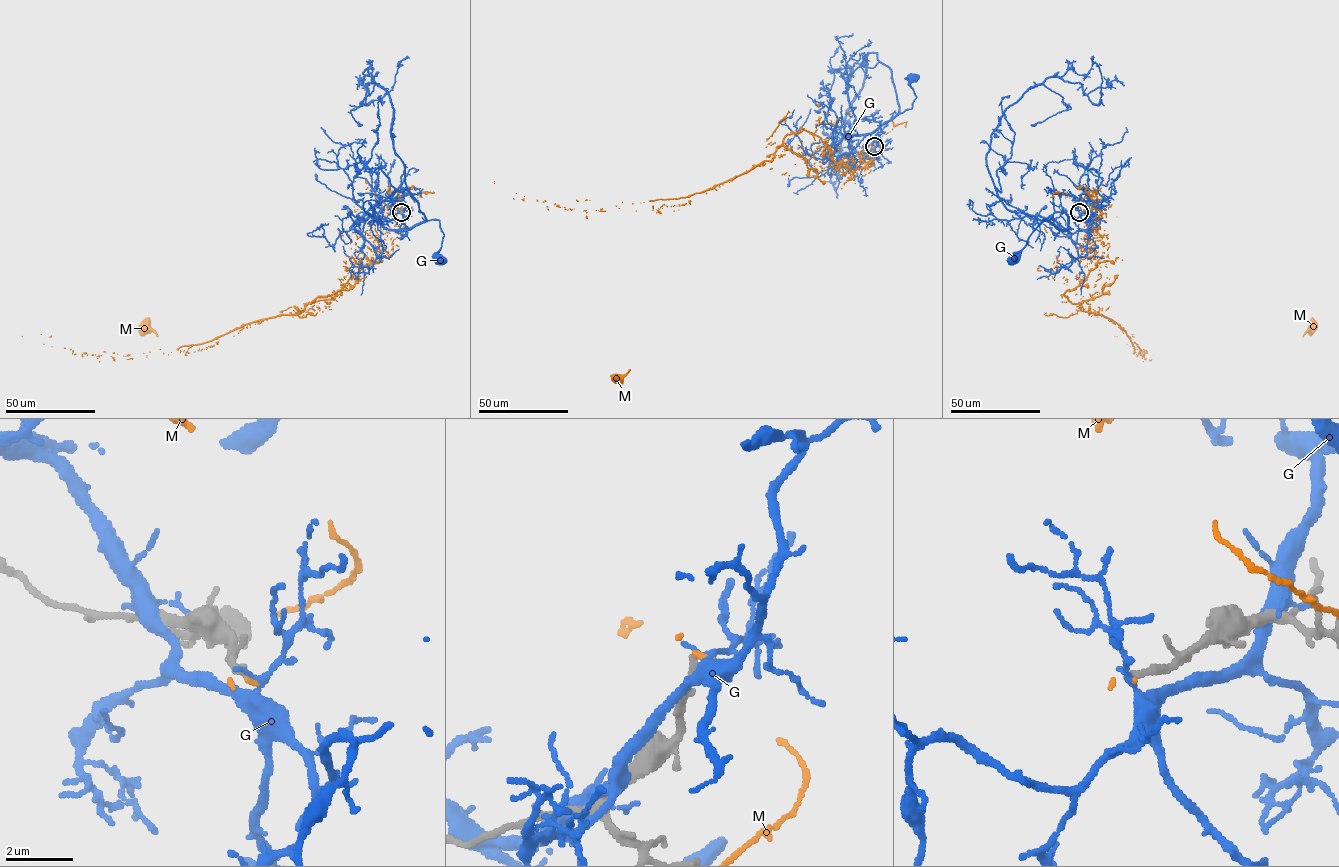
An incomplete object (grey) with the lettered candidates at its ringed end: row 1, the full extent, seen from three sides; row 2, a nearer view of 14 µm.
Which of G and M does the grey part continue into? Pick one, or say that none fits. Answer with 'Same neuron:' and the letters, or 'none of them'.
Same neuron: none of them

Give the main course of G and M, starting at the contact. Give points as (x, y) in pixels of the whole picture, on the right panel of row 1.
G: (1079, 213), (1085, 211), (1088, 201), (1095, 219), (1070, 216), (1067, 229), (1043, 219), (1012, 261)
M: (1079, 213), (1100, 213), (1087, 235), (1096, 266), (1063, 294), (1113, 320), (1136, 354), (1302, 336), (1313, 325)

